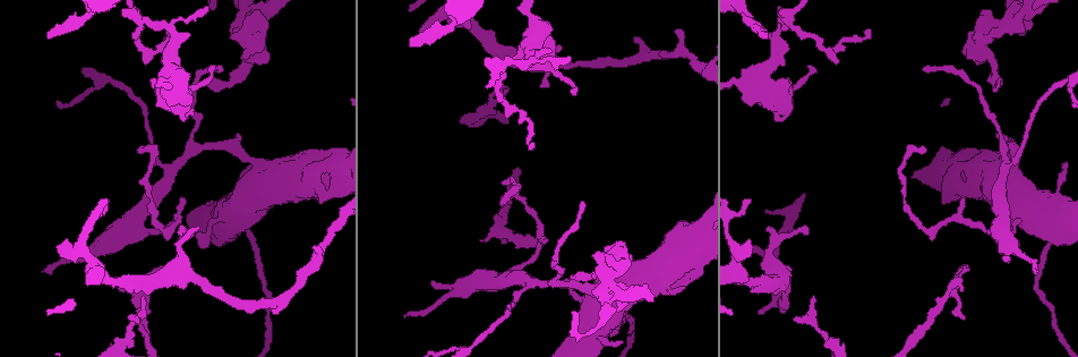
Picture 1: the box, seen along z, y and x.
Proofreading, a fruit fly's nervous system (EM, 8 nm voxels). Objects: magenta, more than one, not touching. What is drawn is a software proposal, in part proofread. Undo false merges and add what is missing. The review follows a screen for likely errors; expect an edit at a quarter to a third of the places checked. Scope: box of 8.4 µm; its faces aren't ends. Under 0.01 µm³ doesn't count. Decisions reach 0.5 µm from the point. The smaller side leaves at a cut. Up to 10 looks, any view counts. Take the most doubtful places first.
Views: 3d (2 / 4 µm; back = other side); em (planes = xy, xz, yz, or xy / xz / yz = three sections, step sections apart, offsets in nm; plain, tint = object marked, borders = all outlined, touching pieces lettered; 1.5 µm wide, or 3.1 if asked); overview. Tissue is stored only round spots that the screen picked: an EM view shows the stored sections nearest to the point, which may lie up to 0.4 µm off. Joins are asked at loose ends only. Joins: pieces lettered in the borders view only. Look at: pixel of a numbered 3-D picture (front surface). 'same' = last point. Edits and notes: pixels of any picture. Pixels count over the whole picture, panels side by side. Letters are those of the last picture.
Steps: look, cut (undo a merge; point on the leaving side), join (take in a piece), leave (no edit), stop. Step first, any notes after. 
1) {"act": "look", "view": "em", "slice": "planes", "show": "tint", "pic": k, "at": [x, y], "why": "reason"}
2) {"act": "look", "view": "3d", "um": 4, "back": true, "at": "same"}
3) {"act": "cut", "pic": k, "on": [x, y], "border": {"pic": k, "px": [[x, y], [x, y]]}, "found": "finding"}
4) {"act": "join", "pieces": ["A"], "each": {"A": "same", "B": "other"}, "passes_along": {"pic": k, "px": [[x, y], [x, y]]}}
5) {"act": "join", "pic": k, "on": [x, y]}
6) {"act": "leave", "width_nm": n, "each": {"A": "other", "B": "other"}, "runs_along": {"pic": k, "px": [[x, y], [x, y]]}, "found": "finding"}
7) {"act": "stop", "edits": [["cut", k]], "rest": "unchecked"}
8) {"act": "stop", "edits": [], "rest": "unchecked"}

{"act": "look", "view": "3d", "um": 2, "pic": 1, "at": [413, 47]}

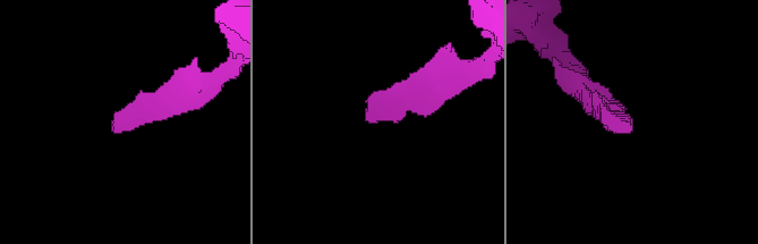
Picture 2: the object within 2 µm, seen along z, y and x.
{"act": "look", "view": "em", "slice": "planes", "show": "borders", "pic": 2, "at": [370, 123], "why": "now the EM"}

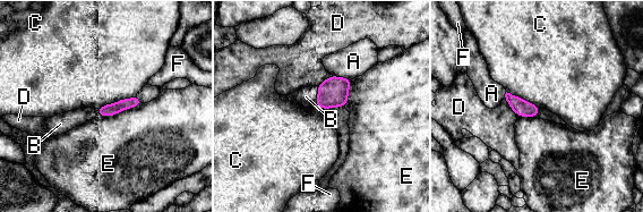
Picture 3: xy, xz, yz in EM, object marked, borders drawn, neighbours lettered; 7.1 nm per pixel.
{"act": "join", "pieces": ["B"], "longest_contact_nm": ["E", 320], "each": {"A": "other", "B": "same", "C": "other", "D": "other", "E": "other", "F": "other"}, "found": "it goes on there"}

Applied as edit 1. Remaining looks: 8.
{"act": "look", "view": "em", "slice": "planes", "show": "plain", "pic": 1, "at": [530, 150], "why": "thin end"}

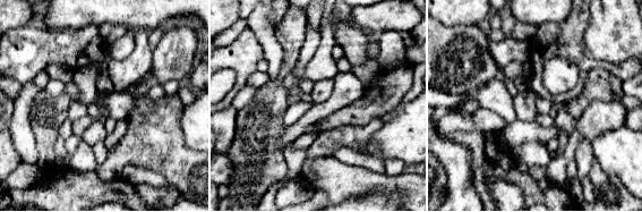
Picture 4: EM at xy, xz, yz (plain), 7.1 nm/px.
{"act": "look", "view": "em", "slice": "planes", "show": "borders", "at": "same"}

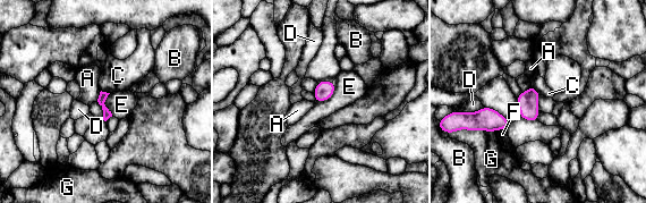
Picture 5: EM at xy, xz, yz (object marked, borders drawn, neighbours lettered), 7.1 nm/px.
{"act": "leave", "each": {"A": "other", "B": "other", "C": "other", "D": "other", "E": "other", "F": "other", "G": "other"}, "found": "no lettered piece goes on from it"}

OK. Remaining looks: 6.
{"act": "look", "view": "3d", "um": 4, "pic": 1, "at": [249, 57], "why": "branch stops here"}

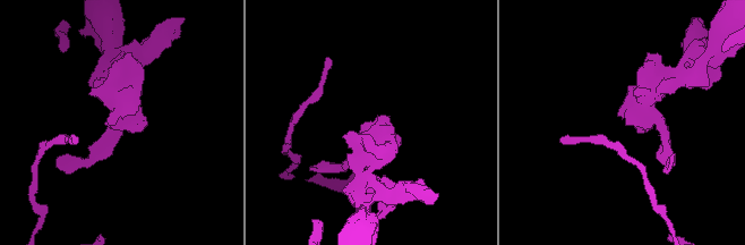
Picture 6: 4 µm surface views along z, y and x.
{"act": "look", "view": "em", "slice": "xz", "step": 4, "show": "borders", "pic": 6, "at": [369, 124], "why": "now the EM"}

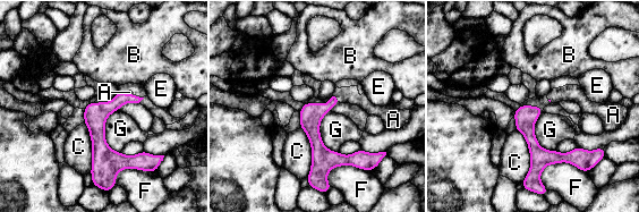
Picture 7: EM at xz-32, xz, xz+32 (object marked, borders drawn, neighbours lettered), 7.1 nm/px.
{"act": "look", "view": "em", "slice": "xy", "step": 4, "show": "borders", "at": "same", "why": "another direction"}

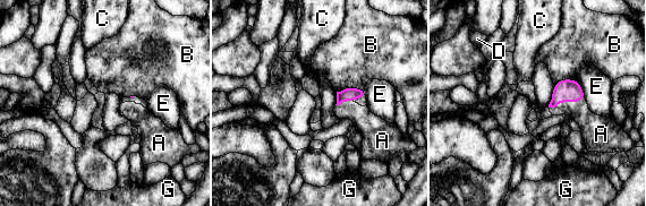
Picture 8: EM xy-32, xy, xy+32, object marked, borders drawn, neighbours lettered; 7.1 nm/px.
{"act": "join", "pieces": ["A"], "each": {"A": "same", "B": "other", "C": "other", "D": "other", "E": "other", "G": "other"}, "passes_along": {"pic": 8, "px": [[568, 89], [567, 101], [592, 126]]}, "found": "it goes on there"}

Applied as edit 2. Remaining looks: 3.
{"act": "look", "view": "overview"}

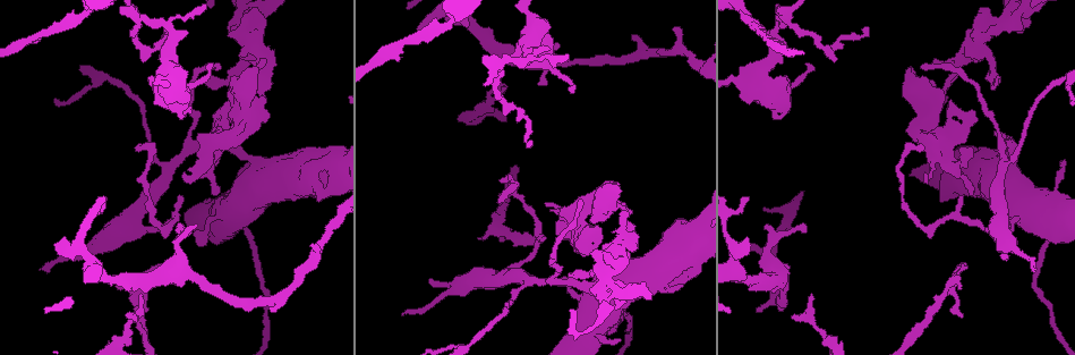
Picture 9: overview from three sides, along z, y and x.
{"act": "look", "view": "em", "slice": "yz", "step": 8, "show": "borders", "pic": 9, "at": [180, 196], "why": "tapers out"}

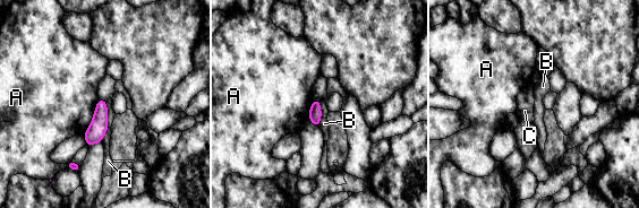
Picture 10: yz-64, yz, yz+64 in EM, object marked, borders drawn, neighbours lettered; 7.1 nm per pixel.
{"act": "look", "view": "em", "slice": "planes", "show": "borders", "at": "same"}

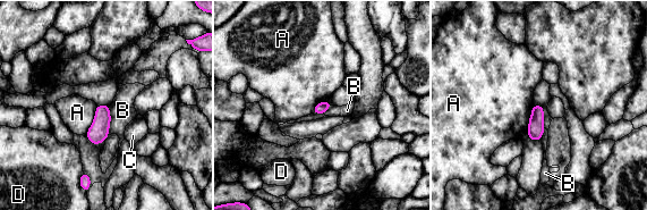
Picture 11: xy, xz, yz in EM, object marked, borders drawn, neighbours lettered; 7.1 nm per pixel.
{"act": "leave", "each": {"A": "other", "B": "other", "C": "other", "D": "other"}, "border": {"pic": 11, "px": [[109, 106], [110, 134]]}, "found": "none of them fits"}

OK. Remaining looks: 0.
{"act": "stop", "edits": [["join", 3], ["join", 8]], "rest": "unchecked"}

